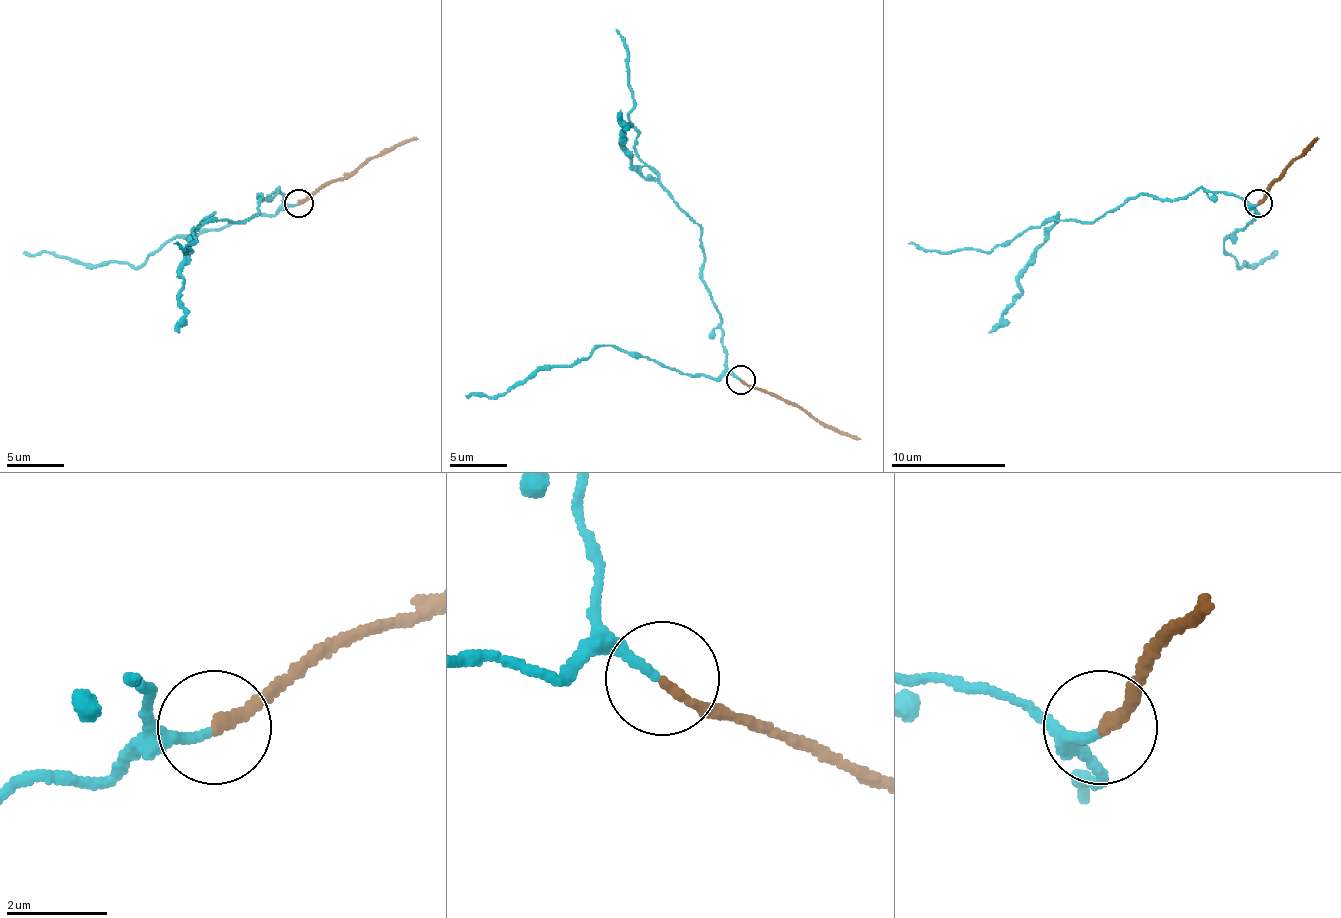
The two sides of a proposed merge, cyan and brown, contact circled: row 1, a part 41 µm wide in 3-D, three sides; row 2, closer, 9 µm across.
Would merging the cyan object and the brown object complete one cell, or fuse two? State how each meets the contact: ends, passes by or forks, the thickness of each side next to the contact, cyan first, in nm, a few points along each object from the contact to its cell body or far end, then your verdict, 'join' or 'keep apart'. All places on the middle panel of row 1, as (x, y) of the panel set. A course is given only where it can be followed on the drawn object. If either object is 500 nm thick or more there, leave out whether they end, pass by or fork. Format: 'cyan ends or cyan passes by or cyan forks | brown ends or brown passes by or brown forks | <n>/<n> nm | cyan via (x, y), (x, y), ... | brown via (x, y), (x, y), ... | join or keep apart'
cyan ends | brown ends | 200/240 nm | cyan via (740, 379), (726, 364), (720, 321), (703, 278), (697, 224), (634, 146), (628, 46), (617, 29) | brown via (740, 379), (795, 402), (820, 422), (861, 439) | keep apart

